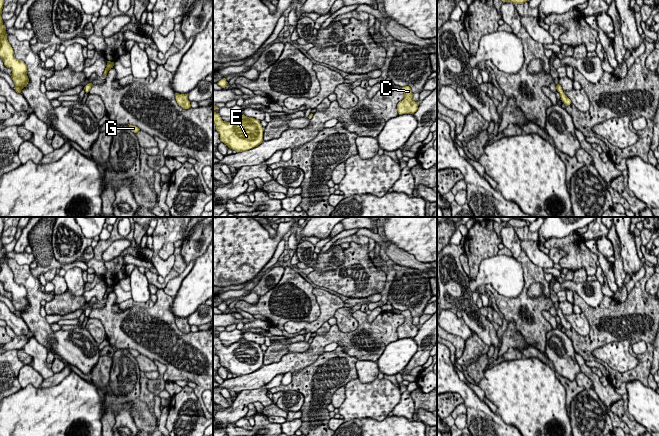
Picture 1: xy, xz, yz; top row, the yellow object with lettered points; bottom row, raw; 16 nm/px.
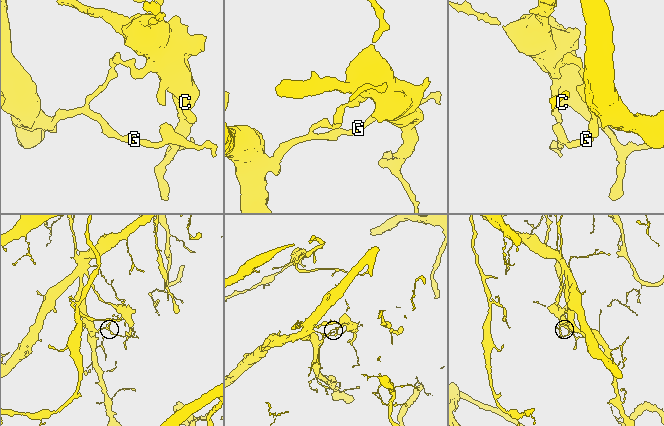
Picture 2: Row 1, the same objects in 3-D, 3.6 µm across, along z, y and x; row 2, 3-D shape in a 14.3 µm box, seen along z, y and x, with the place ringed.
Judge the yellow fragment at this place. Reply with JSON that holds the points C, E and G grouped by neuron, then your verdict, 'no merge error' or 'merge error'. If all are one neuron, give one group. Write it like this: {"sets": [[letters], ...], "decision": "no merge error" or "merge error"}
{"sets": [["C"], ["E", "G"]], "decision": "merge error"}

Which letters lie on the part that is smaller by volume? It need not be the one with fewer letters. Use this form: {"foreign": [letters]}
{"foreign": ["C"]}

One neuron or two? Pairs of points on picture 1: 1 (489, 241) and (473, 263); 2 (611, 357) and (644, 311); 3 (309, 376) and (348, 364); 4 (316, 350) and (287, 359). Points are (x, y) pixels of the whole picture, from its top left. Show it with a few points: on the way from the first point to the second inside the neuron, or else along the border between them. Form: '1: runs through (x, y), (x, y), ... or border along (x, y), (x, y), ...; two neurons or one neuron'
1: runs through (484, 246), (475, 258); one neuron
2: border along (600, 346), (628, 339), (629, 352), (637, 359); two neurons
3: runs through (319, 376), (325, 376), (330, 371), (338, 368); one neuron
4: runs through (309, 357), (294, 359); one neuron

